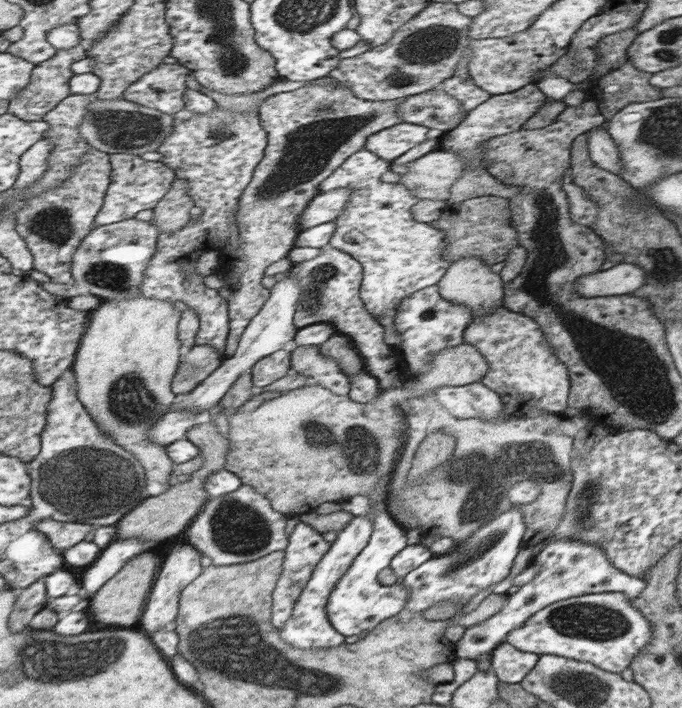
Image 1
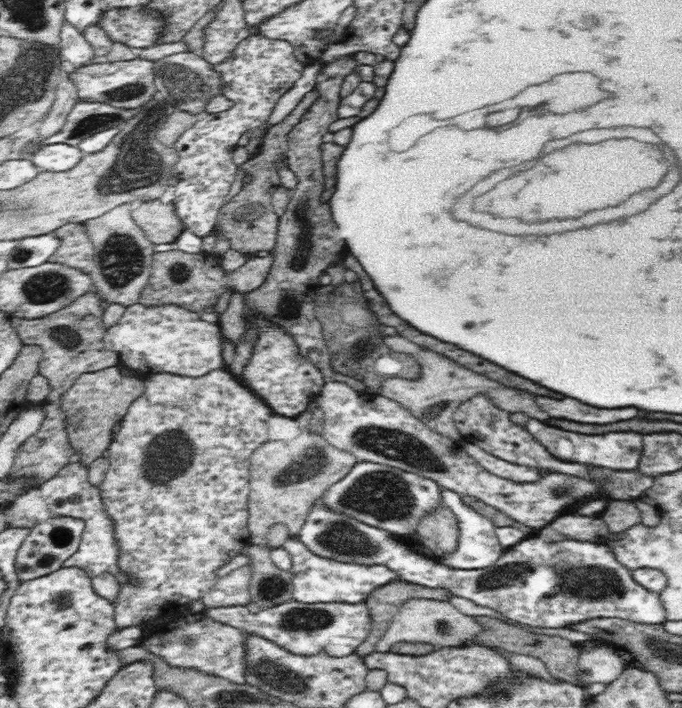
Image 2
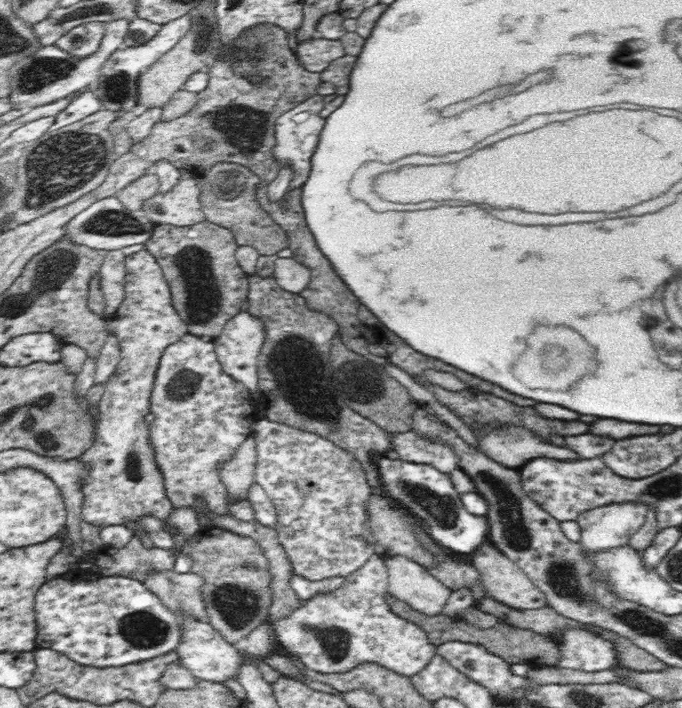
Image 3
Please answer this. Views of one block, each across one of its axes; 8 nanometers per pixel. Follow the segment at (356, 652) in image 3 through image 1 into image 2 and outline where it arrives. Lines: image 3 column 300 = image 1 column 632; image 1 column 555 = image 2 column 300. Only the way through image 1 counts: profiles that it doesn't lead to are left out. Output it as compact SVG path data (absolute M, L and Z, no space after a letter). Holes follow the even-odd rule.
M284 602L274 608L260 610L258 614L250 614L246 606L222 606L222 608L204 608L202 610L208 618L216 622L230 624L248 632L252 636L266 638L284 650L296 656L332 656L342 658L356 654L360 644L370 638L372 632L372 616L366 602L348 604L348 602L330 602L330 604L304 604L304 602Z

